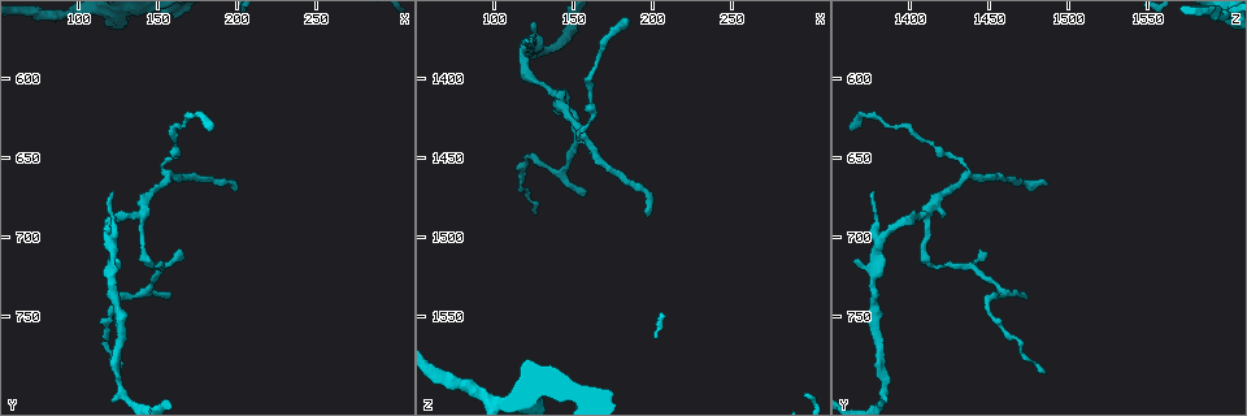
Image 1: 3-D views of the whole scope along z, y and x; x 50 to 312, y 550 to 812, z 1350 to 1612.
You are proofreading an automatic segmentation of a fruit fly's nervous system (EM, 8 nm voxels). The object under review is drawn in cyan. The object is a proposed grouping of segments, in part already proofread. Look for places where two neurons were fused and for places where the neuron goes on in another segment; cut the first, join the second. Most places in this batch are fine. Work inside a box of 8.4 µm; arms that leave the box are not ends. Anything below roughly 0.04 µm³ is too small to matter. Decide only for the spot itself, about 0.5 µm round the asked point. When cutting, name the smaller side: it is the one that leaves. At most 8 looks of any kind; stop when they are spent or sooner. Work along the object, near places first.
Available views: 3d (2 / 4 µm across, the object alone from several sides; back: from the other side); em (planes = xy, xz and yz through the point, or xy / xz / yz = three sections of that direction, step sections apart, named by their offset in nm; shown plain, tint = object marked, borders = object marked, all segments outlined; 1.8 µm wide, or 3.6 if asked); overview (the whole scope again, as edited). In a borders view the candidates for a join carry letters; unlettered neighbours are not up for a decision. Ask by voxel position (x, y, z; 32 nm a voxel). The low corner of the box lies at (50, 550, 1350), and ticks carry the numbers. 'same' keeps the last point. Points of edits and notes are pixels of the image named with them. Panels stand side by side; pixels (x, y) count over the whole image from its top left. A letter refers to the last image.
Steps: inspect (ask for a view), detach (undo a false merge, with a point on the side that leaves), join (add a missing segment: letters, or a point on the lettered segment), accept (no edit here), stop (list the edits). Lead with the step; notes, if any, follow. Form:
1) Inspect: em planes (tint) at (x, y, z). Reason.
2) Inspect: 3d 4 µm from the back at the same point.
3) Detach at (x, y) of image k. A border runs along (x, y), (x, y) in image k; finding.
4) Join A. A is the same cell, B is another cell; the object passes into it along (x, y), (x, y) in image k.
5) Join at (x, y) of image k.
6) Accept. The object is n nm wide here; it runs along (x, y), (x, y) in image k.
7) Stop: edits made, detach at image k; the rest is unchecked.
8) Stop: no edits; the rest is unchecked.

Inspect: 3d 2 µm at (196, 666, 1486). Free end.

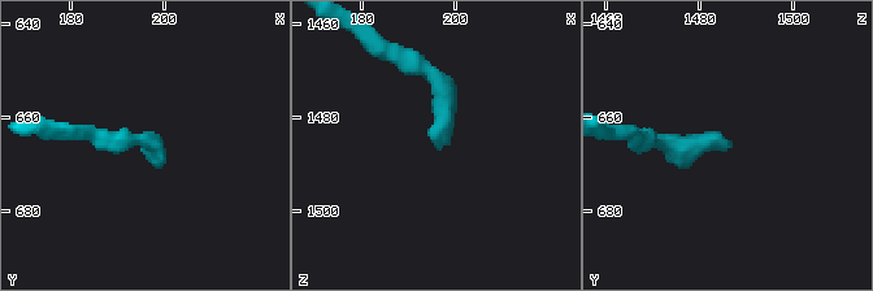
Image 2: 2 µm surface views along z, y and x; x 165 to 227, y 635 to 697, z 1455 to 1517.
Inspect: em planes (tint) at (196, 667, 1486).

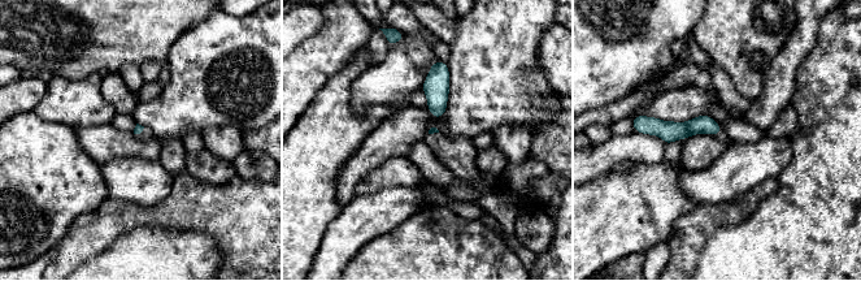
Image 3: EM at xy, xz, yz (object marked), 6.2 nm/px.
Inspect: em planes (borders) at the same point. What lies round it.

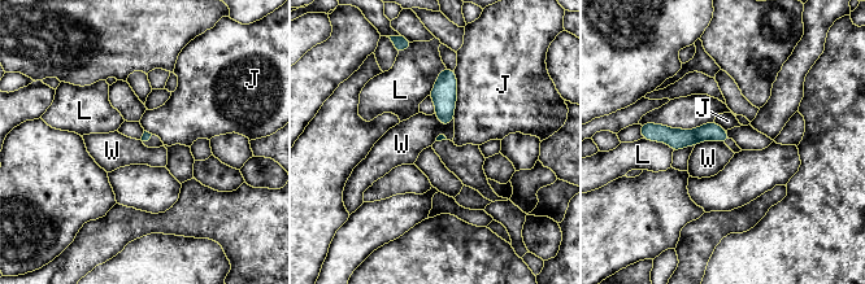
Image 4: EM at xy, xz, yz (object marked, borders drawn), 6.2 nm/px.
Accept. J, L and W are other cells; it runs along (725, 135), (648, 136) in image 4; none of them fits.

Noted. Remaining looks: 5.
Inspect: em planes (borders) at (126, 786, 1486). End of a long branch.

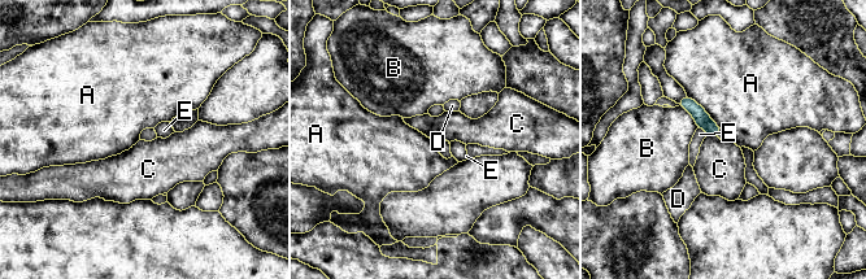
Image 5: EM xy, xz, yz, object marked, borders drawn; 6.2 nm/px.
Accept. The object is 90 nm wide here; the longest contact is with A, 300 nm; A, B, C, D and E are other cells; no lettered segment goes on from it.

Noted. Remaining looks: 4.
Inspect: em planes (borders) at (140, 686, 1410). A fork.

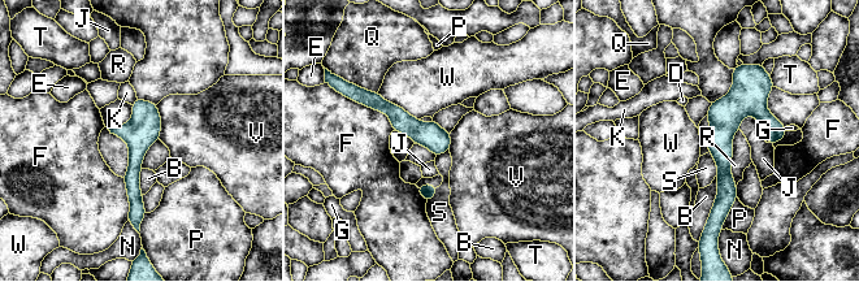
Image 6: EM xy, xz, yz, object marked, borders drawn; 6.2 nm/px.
Accept. B, D, E, F, G, J, K, N, P, Q, R, S, T, V and W are other cells; it runs along (755, 68), (725, 116), (714, 215) in image 6; one neuron here.

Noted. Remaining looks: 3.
Stop: no edits; the rest is unchecked.

